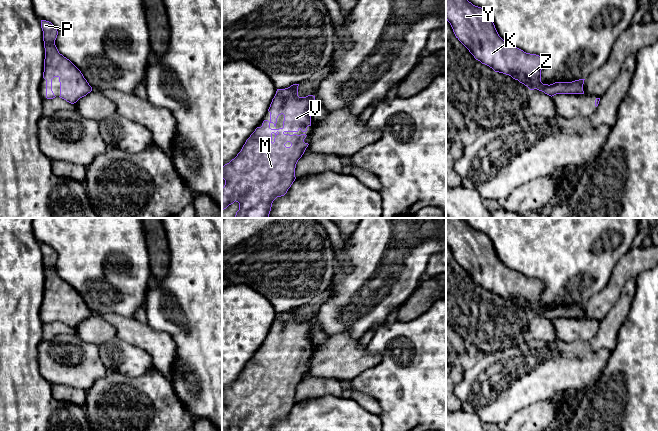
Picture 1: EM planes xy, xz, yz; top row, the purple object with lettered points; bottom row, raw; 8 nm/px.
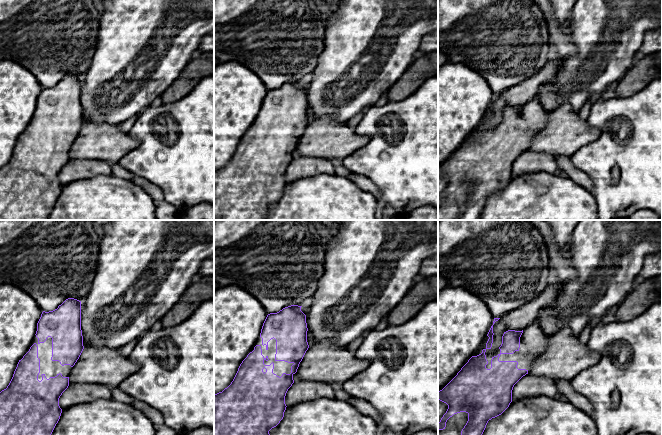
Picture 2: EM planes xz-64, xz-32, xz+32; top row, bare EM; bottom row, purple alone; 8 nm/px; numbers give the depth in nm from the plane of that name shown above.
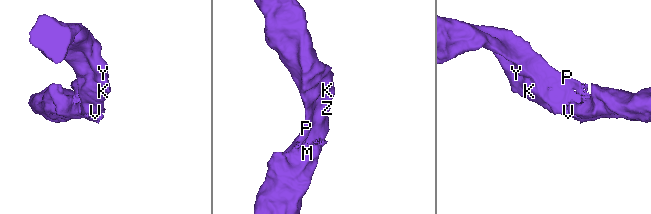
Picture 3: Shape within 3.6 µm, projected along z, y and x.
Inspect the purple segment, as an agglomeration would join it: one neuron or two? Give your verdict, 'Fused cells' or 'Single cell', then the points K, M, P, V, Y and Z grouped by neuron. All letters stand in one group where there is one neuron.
Single cell. Groups: K M P V Y Z

